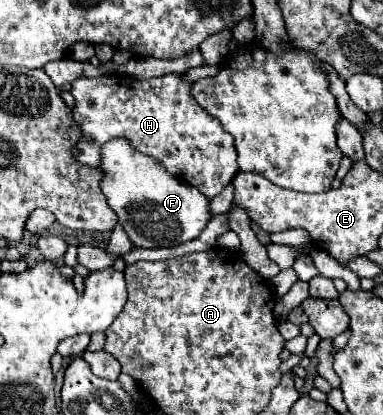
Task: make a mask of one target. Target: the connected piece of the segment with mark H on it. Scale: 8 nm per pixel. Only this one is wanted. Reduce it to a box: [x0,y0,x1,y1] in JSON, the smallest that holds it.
[71,75,239,199]

